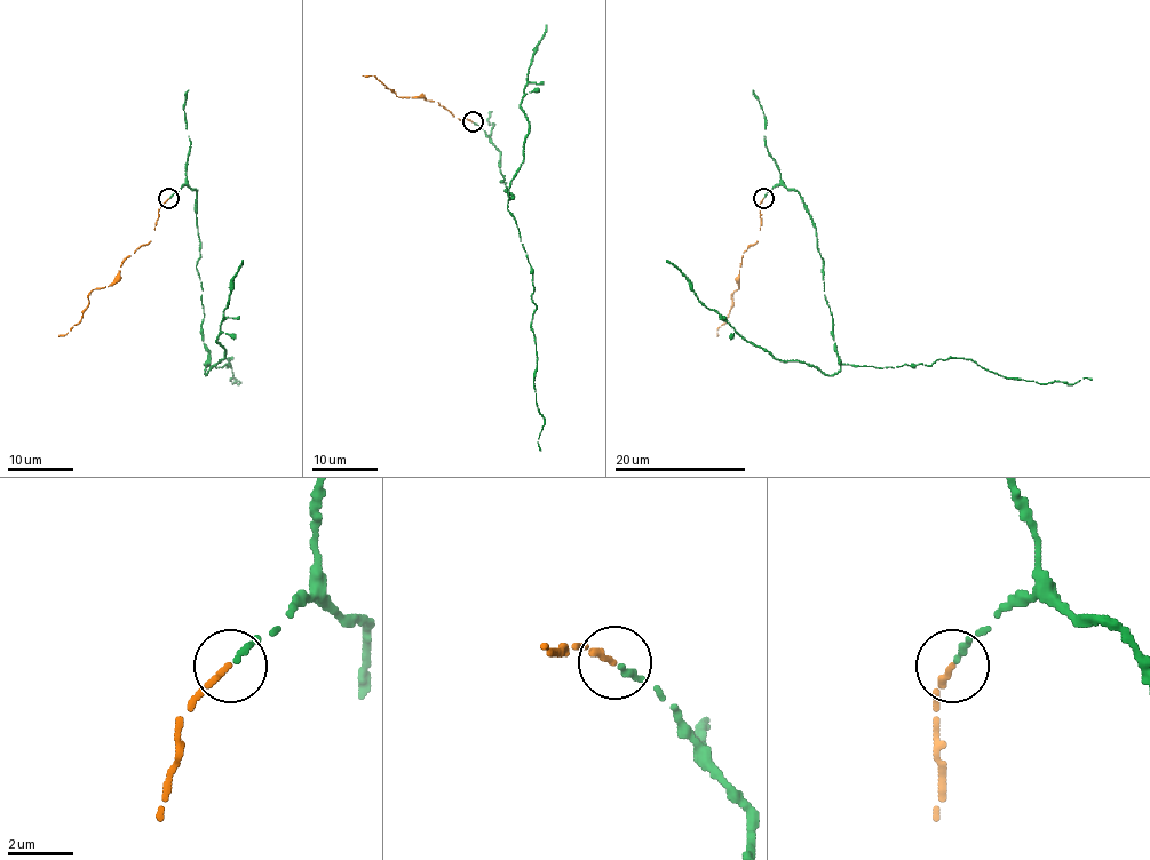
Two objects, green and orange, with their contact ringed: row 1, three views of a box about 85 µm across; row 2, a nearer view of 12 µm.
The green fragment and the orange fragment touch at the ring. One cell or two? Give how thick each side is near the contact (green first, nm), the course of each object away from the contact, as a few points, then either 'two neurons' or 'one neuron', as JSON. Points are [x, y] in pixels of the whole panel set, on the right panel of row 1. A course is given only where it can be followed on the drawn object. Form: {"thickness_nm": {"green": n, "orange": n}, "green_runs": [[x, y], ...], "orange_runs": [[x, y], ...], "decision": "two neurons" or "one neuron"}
{"thickness_nm": {"green": 220, "orange": 200}, "green_runs": [[764, 197], [776, 185], [800, 196], [843, 363], [894, 368], [972, 358], [1028, 381], [1092, 380]], "orange_runs": [[762, 199], [758, 241], [743, 253], [734, 308], [716, 331], [716, 336]], "decision": "one neuron"}

